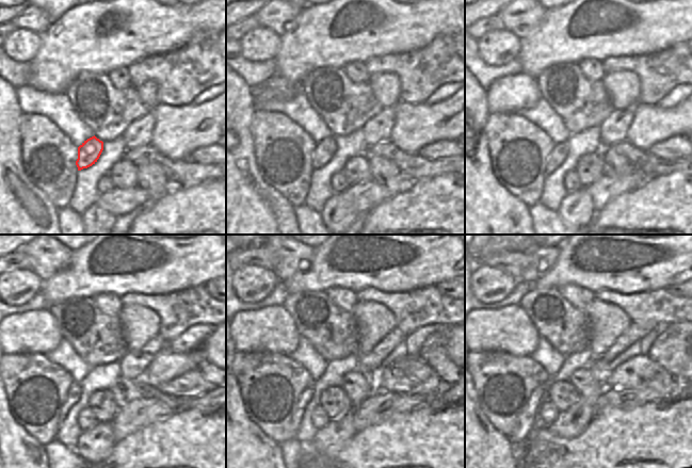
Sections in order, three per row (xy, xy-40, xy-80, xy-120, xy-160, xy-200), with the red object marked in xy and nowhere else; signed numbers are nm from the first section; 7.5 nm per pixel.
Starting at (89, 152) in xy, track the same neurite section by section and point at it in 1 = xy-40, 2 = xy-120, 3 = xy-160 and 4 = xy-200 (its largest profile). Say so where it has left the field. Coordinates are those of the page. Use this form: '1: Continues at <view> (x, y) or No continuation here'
1: Continues at xy-40 (324, 150)
2: Continues at xy-120 (74, 394)
3: Continues at xy-160 (305, 398)
4: Continues at xy-200 (529, 421).

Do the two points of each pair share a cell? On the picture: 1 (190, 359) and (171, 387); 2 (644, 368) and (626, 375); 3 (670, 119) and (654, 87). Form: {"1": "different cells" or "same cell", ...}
{"1": "different cells", "2": "same cell", "3": "different cells"}

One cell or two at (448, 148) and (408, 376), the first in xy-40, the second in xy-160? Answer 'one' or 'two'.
one

